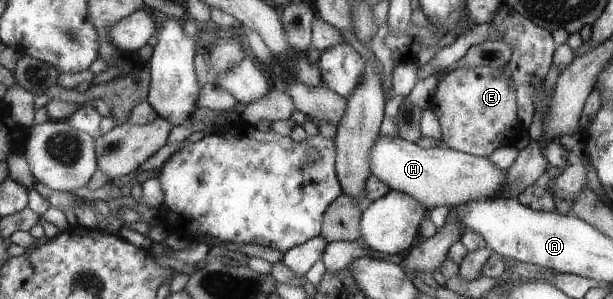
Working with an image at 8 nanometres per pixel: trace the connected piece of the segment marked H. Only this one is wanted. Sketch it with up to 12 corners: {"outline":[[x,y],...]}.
{"outline":[[379,136],[371,170],[425,207],[509,194],[489,157]]}

